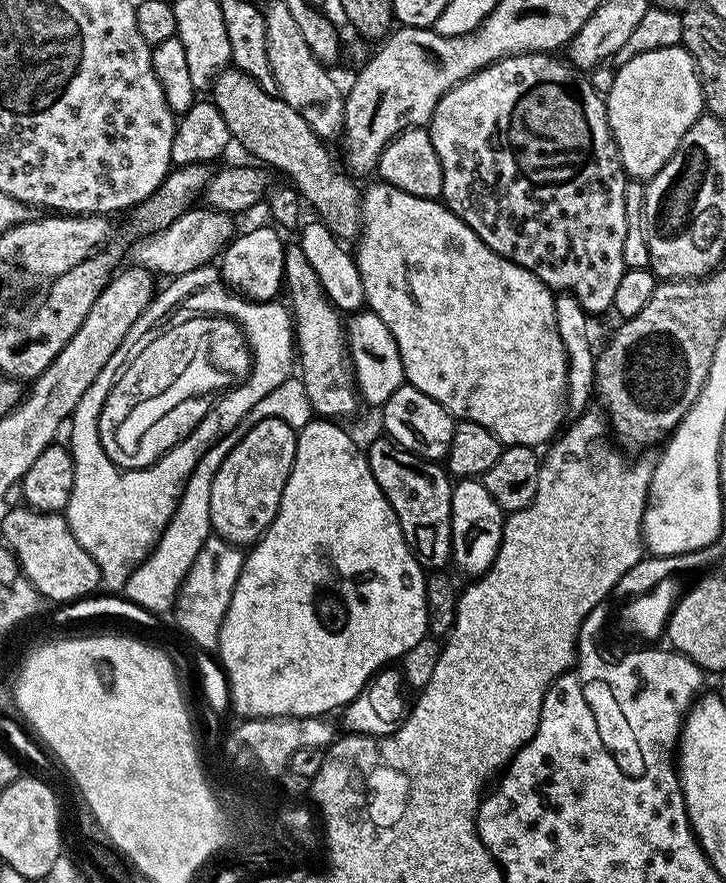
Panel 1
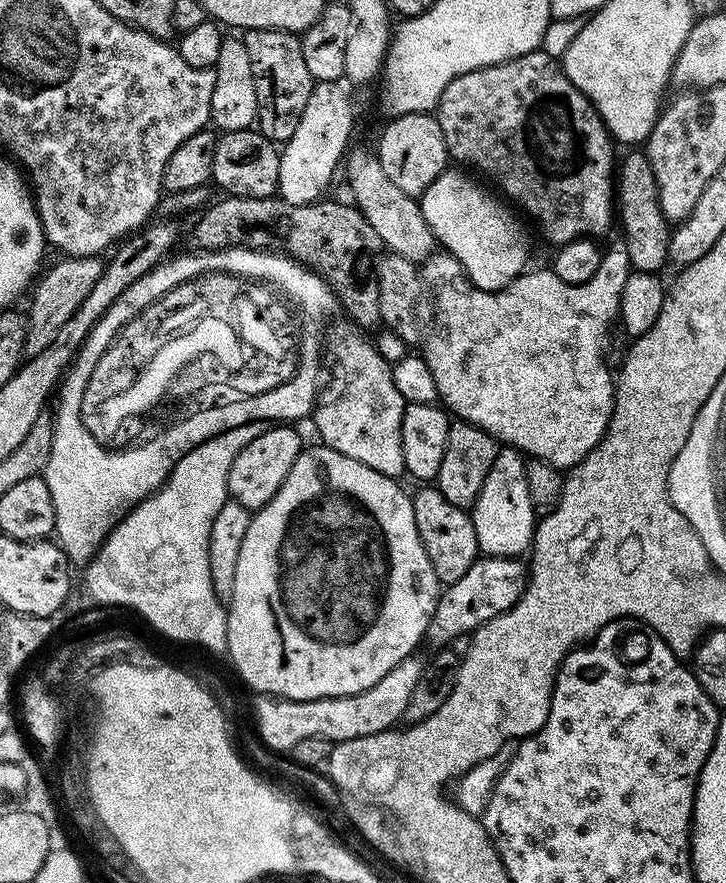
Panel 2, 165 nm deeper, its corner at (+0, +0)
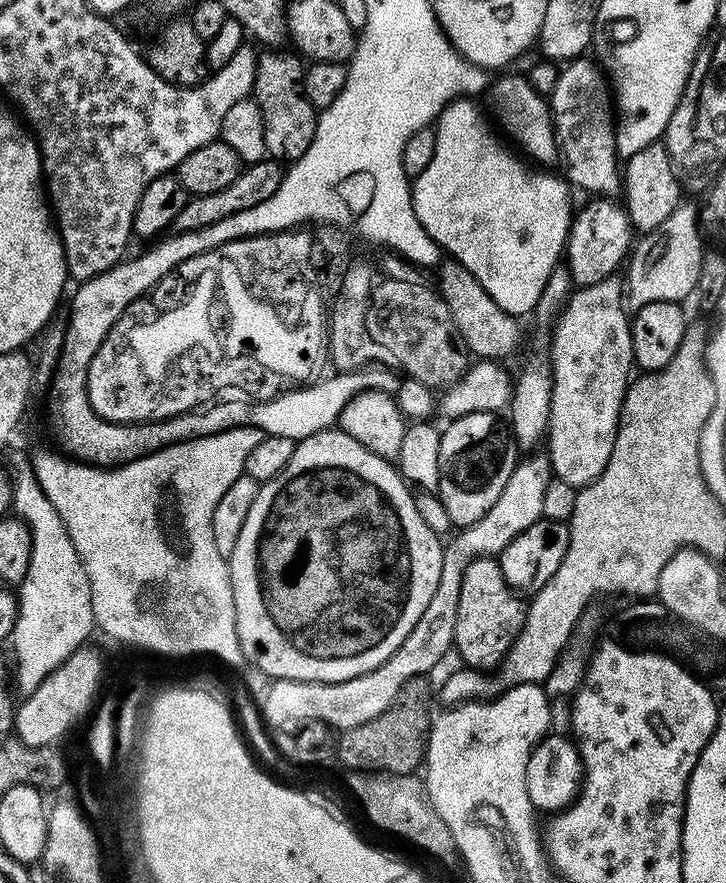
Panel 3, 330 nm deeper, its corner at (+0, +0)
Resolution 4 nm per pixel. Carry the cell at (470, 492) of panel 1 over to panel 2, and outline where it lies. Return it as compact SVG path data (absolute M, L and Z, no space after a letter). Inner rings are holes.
M508 445L499 447L478 498L470 509L474 532L483 555L519 557L531 547L532 534L538 523L527 478L525 455Z

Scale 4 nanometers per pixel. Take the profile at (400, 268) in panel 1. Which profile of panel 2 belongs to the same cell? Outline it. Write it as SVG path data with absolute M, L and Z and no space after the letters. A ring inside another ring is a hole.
M617 242L609 252L607 249L601 255L596 276L581 284L562 282L562 278L558 278L558 274L551 270L545 270L545 272L528 270L510 281L500 291L487 292L472 285L471 280L464 274L464 268L453 256L447 254L429 256L427 260L423 261L422 275L434 289L434 327L427 333L426 339L423 341L422 355L434 378L436 391L443 407L453 417L486 430L501 445L517 448L521 453L537 460L544 460L559 470L571 470L575 464L582 463L586 454L590 454L590 450L594 450L594 446L598 446L600 439L607 434L608 423L612 417L612 407L616 401L614 372L613 369L608 369L606 361L600 360L600 351L604 348L604 335L608 332L608 324L615 325L620 315L622 286L626 286L626 278L631 268L632 264L627 256L627 246L623 242Z

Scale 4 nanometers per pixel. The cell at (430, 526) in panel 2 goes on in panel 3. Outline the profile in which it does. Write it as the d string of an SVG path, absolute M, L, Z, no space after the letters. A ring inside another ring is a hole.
M474 559L466 566L462 574L462 594L458 594L458 618L454 622L452 642L455 655L461 661L464 659L469 669L499 669L524 625L526 604L519 599L521 597L508 586L495 559Z

